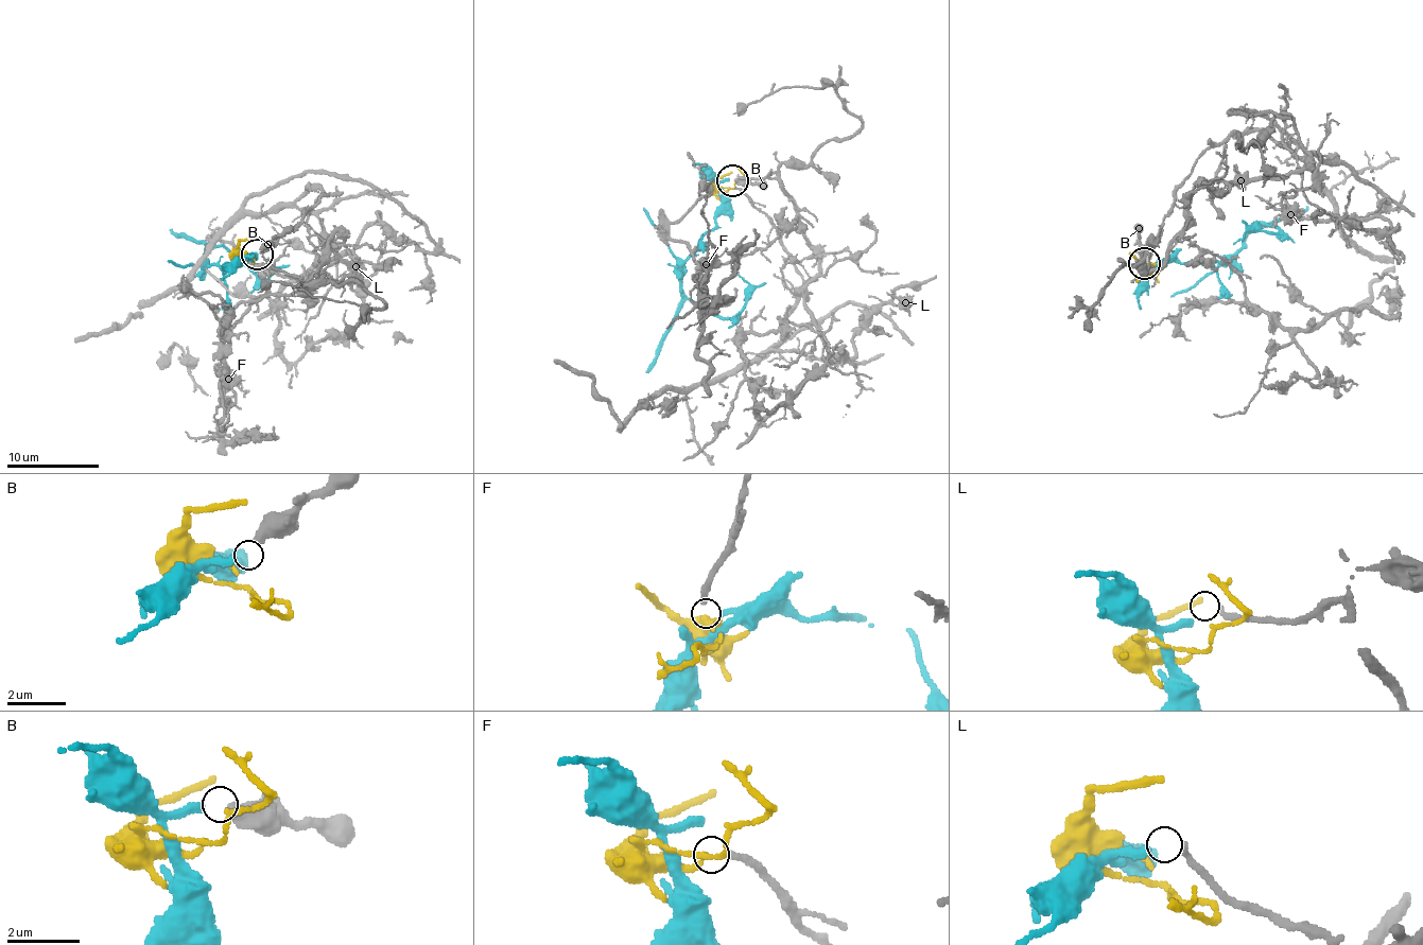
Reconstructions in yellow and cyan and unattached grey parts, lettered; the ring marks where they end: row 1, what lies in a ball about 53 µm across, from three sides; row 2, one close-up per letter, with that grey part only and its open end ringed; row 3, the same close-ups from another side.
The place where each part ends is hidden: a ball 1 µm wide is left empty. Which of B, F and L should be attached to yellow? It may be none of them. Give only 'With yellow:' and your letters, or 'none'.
With yellow: none

